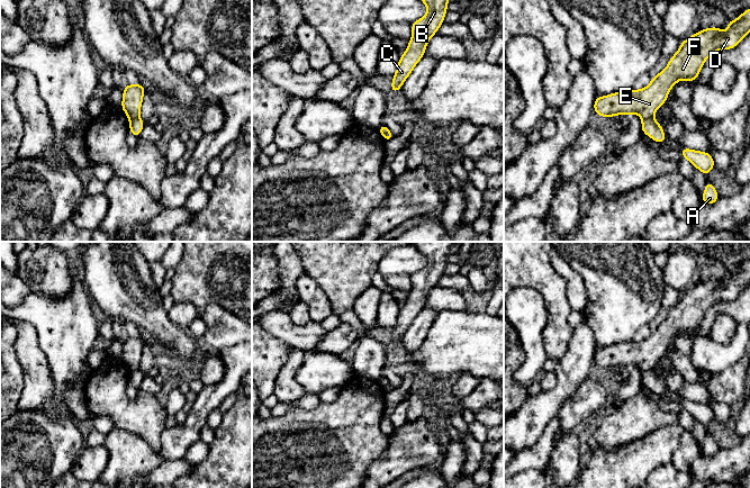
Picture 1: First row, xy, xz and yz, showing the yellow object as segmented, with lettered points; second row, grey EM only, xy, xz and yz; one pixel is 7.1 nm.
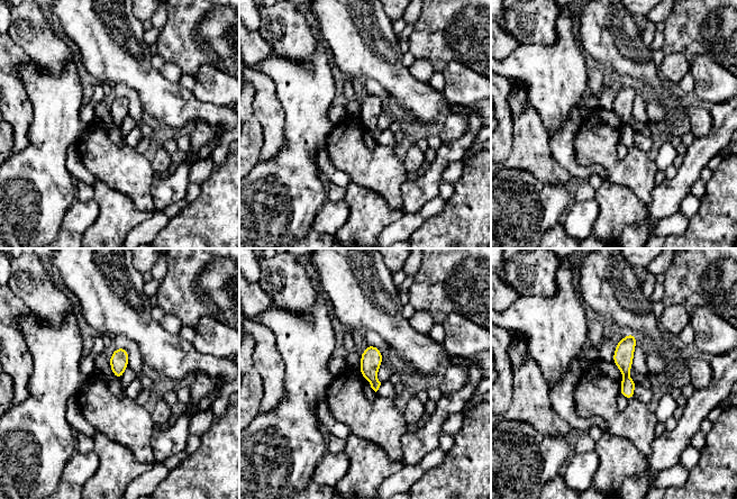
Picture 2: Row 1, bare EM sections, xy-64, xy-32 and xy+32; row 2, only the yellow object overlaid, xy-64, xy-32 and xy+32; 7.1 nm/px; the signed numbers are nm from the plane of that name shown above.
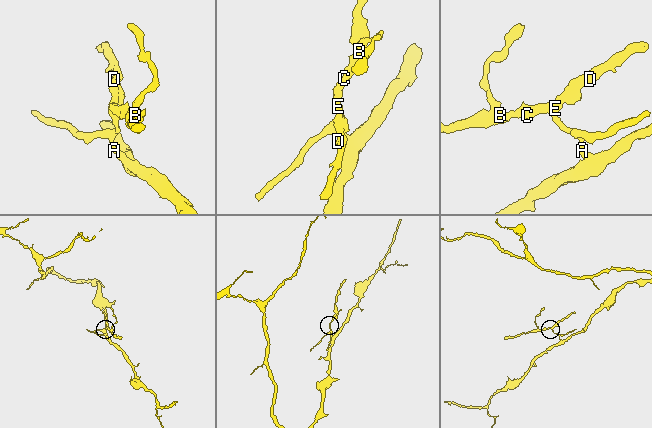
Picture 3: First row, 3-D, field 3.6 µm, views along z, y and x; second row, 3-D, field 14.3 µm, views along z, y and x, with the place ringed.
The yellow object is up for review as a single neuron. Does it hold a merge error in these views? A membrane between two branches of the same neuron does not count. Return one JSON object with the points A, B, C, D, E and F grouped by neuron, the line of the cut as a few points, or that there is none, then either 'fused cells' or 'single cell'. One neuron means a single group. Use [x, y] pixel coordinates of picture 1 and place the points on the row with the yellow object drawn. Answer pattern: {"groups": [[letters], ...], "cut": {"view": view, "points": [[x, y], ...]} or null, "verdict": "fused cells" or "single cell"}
{"groups": [["A", "B", "C", "D", "E", "F"]], "cut": null, "verdict": "single cell"}

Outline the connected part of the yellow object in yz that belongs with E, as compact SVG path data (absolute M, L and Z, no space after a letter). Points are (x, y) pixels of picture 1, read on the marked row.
M750 8L743 11L738 19L729 20L729 30L722 31L720 27L711 27L690 35L680 43L678 52L670 56L668 65L657 75L653 75L651 82L641 90L624 90L603 97L596 97L594 101L594 111L600 116L611 118L617 115L638 114L643 121L641 130L651 139L658 143L665 143L667 139L662 130L662 125L653 118L656 111L667 101L668 93L679 80L694 82L706 61L713 53L722 49L734 48L750 33Z

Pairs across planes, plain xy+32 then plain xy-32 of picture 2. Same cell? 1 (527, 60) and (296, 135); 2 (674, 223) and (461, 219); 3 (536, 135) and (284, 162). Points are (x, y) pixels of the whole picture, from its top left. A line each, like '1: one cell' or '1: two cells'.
1: one cell
2: two cells
3: two cells

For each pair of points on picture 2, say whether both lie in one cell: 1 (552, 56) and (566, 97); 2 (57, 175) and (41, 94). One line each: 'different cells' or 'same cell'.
1: same cell
2: same cell

